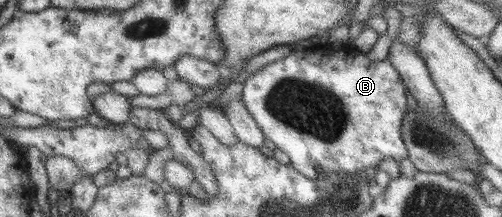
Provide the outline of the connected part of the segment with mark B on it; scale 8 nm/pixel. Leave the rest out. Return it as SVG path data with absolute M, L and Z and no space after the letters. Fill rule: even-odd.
M294 48L287 57L262 66L242 84L240 101L264 137L285 153L295 171L309 179L333 172L374 172L383 159L393 159L399 163L407 157L400 123L401 116L408 109L405 85L399 74L387 59L370 61L359 51L354 57L347 55L345 50L341 53L342 57L327 57Z

